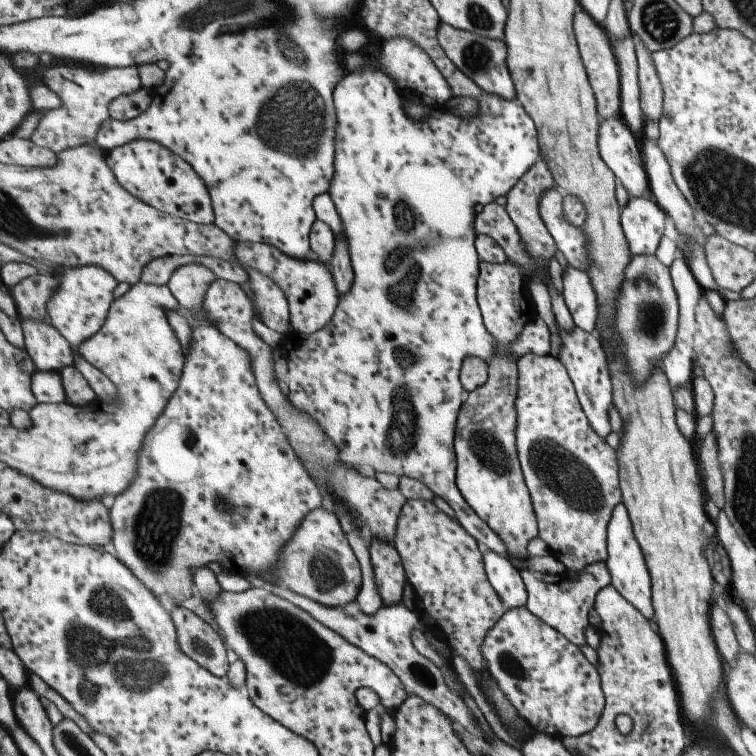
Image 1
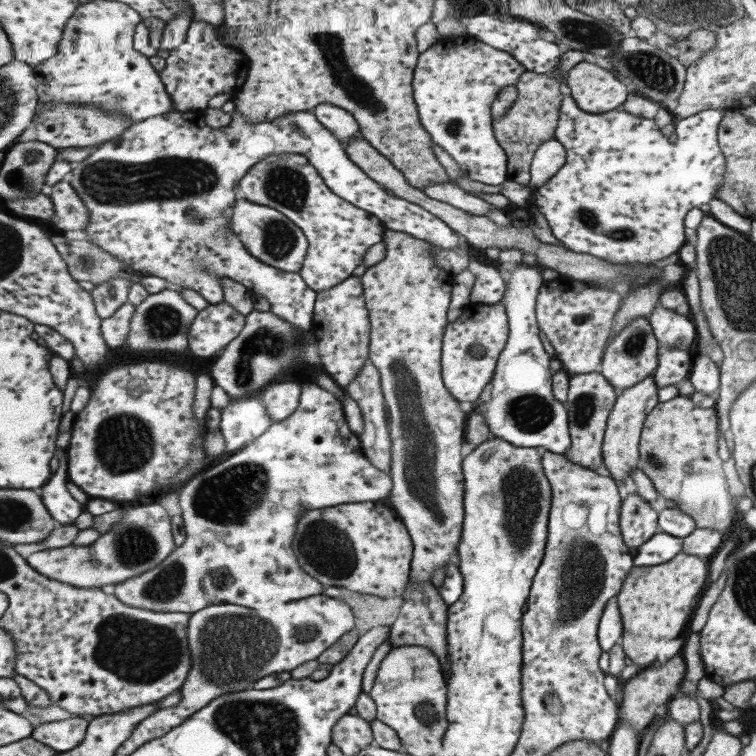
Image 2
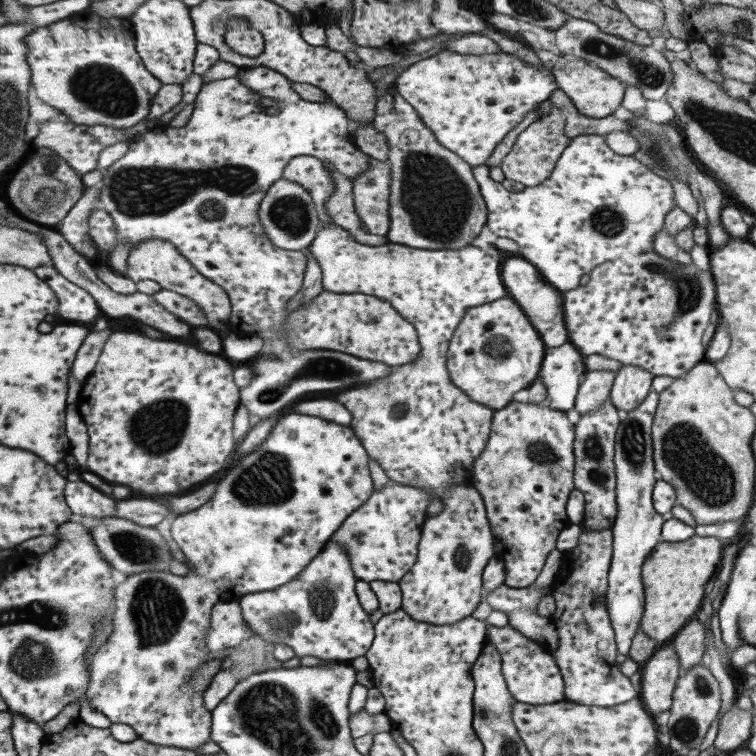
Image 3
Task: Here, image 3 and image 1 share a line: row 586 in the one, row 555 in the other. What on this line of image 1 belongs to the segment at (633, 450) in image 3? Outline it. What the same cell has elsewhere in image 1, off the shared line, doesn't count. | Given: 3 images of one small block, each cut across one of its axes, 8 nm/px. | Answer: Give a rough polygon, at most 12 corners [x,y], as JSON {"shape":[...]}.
{"shape":[[623,503],[612,510],[604,560],[610,585],[654,616],[644,553]]}

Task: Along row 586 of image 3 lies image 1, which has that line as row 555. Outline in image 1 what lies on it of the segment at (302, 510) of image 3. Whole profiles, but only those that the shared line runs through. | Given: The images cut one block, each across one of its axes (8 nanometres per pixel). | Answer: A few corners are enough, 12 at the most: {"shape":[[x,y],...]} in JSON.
{"shape":[[194,328],[115,496],[157,596],[274,570],[325,499],[254,360]]}

